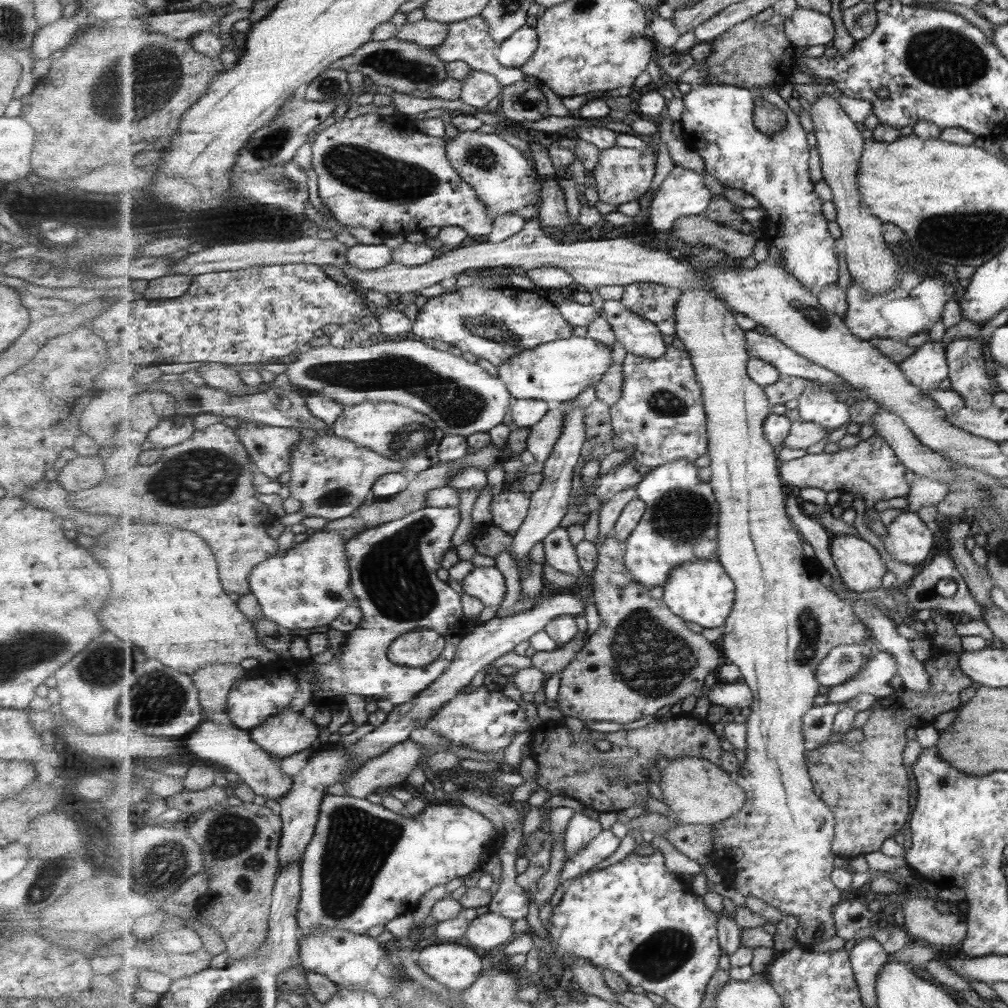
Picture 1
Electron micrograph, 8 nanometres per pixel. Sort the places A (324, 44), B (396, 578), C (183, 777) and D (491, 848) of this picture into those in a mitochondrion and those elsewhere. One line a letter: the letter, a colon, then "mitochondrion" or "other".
A: other
B: mitochondrion
C: other
D: other

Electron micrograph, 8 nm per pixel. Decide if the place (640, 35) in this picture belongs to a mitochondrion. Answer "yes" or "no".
no

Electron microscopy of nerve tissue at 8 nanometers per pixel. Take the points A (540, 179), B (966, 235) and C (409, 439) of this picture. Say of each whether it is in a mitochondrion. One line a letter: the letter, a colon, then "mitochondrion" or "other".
A: other
B: mitochondrion
C: mitochondrion

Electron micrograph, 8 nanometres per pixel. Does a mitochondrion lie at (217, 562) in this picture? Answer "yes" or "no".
no

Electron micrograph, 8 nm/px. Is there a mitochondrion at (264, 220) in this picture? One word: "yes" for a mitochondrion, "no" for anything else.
no

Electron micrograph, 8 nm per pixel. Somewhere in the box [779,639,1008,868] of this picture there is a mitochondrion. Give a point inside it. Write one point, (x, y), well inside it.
(846, 660)

